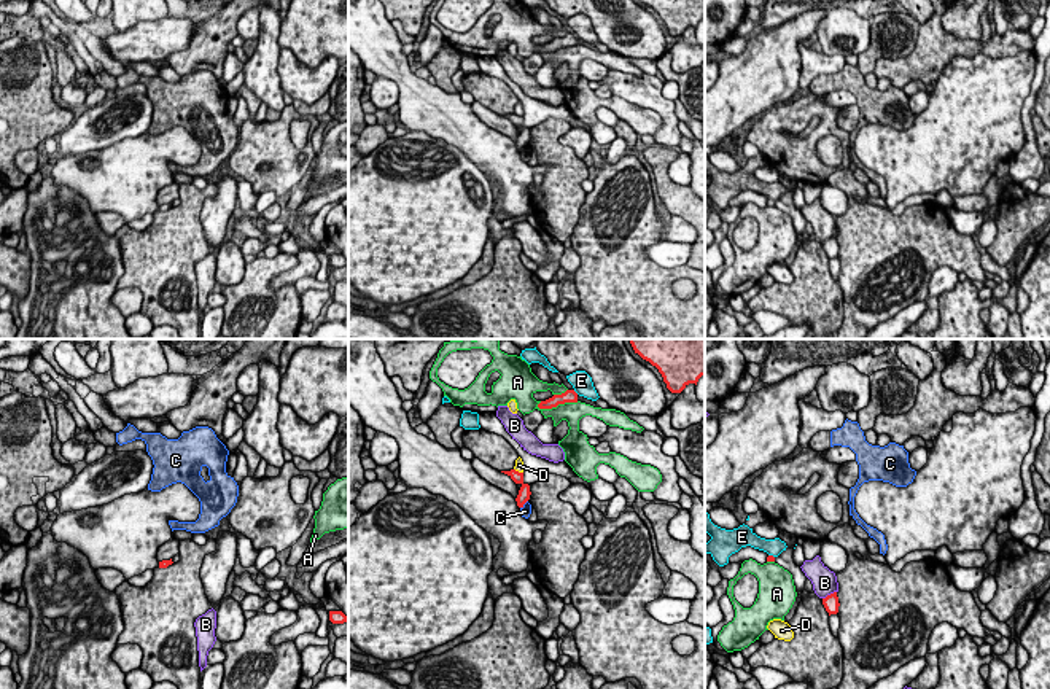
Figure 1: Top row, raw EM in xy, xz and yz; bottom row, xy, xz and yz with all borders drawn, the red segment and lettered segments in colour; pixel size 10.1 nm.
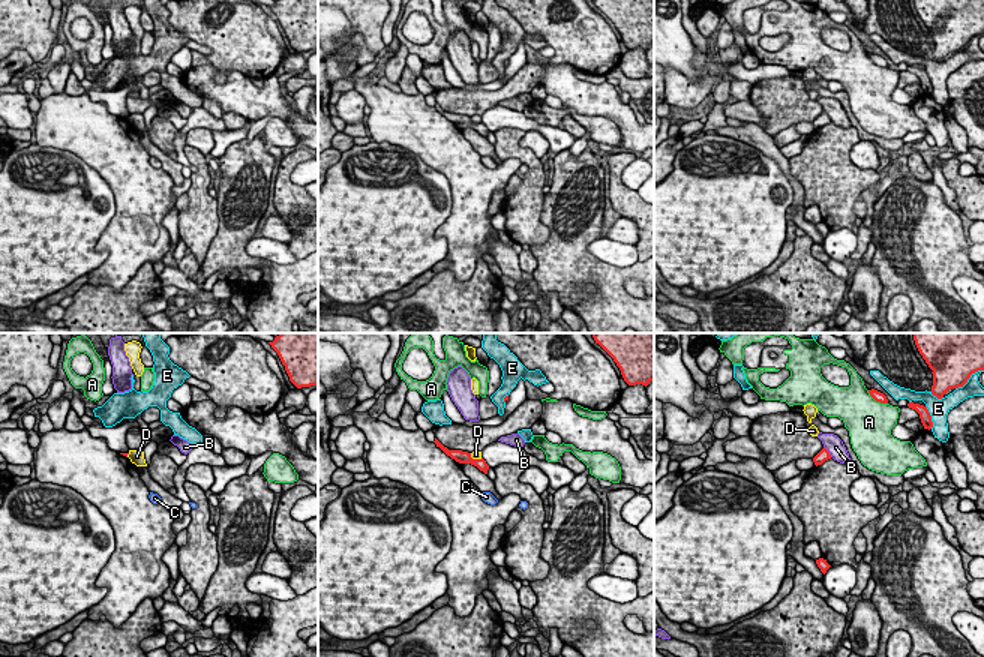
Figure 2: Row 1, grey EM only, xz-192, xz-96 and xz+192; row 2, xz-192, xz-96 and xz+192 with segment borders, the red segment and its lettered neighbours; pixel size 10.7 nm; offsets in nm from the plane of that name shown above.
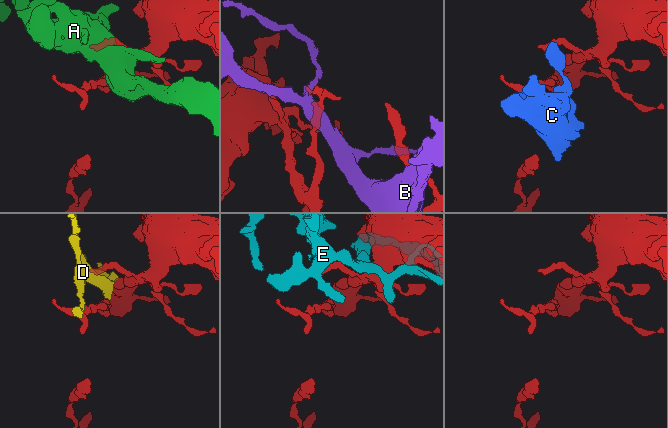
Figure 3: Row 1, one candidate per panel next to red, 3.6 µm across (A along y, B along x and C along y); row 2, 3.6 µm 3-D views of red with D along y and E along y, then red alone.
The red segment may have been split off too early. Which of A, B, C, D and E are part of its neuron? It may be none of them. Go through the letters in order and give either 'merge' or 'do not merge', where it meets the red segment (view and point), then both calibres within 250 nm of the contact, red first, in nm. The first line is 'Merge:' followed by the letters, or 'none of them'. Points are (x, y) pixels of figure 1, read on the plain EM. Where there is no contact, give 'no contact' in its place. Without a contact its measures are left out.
Merge: none of them
A: do not merge; contact xz (557, 48); calibres 130 and 200 nm
B: do not merge; contact yz (831, 237); calibres 160 and 260 nm
C: do not merge; contact xz (524, 147); calibres 130 and 120 nm
D: do not merge; contact xz (517, 115); calibres 130 and 100 nm
E: do not merge; contact xz (575, 35); calibres 130 and 200 nm

